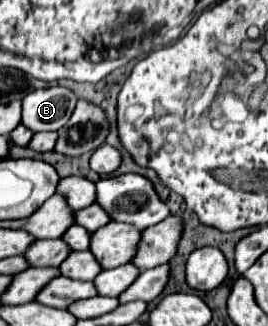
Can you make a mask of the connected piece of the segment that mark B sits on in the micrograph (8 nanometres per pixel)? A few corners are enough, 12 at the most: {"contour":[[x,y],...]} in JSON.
{"contour":[[66,87],[24,97],[22,125],[58,131],[78,97]]}

